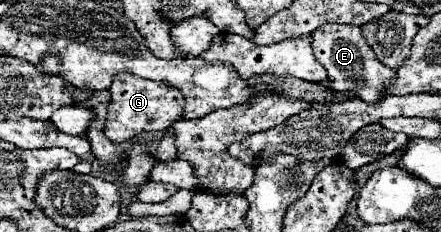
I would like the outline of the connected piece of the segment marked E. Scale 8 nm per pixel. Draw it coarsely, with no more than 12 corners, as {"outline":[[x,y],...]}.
{"outline":[[361,27],[315,29],[315,57],[333,89],[377,103],[395,71]]}

